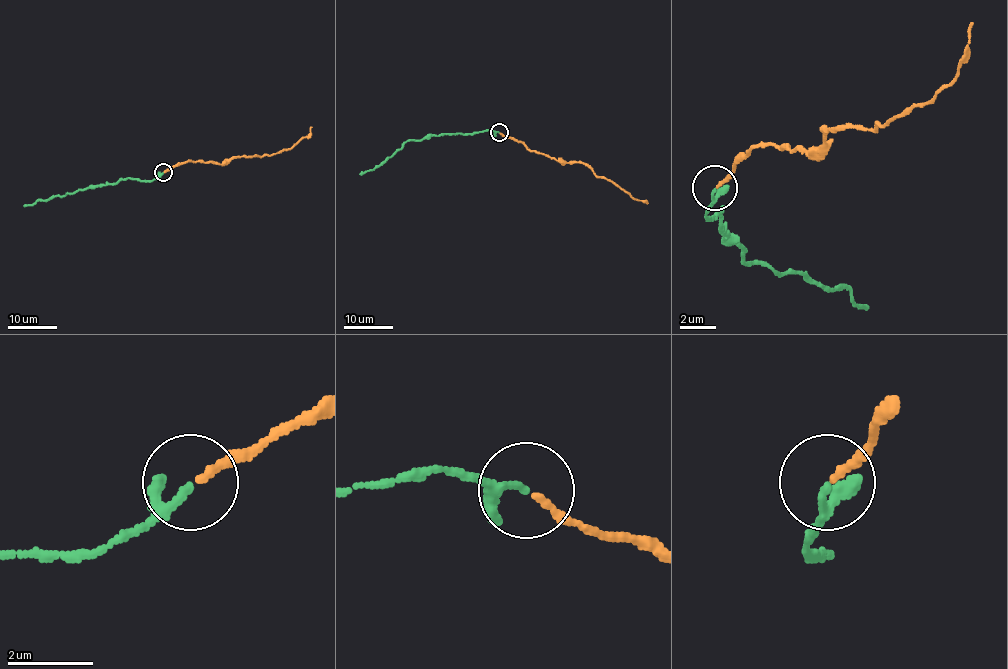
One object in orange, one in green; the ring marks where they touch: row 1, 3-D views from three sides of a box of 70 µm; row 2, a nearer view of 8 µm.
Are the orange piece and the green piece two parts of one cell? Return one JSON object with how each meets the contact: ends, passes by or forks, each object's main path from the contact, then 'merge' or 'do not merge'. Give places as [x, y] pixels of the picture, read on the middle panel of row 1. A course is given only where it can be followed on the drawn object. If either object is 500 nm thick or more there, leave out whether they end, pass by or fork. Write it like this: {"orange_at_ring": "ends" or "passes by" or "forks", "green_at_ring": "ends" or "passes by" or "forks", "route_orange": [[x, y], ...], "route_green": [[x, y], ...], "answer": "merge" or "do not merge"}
{"orange_at_ring": "ends", "green_at_ring": "passes by", "route_orange": [[499, 133], [557, 160], [584, 163], [597, 176], [607, 179], [636, 199], [648, 203]], "route_green": [[499, 132], [488, 129], [407, 140], [380, 165], [360, 174]], "answer": "merge"}

